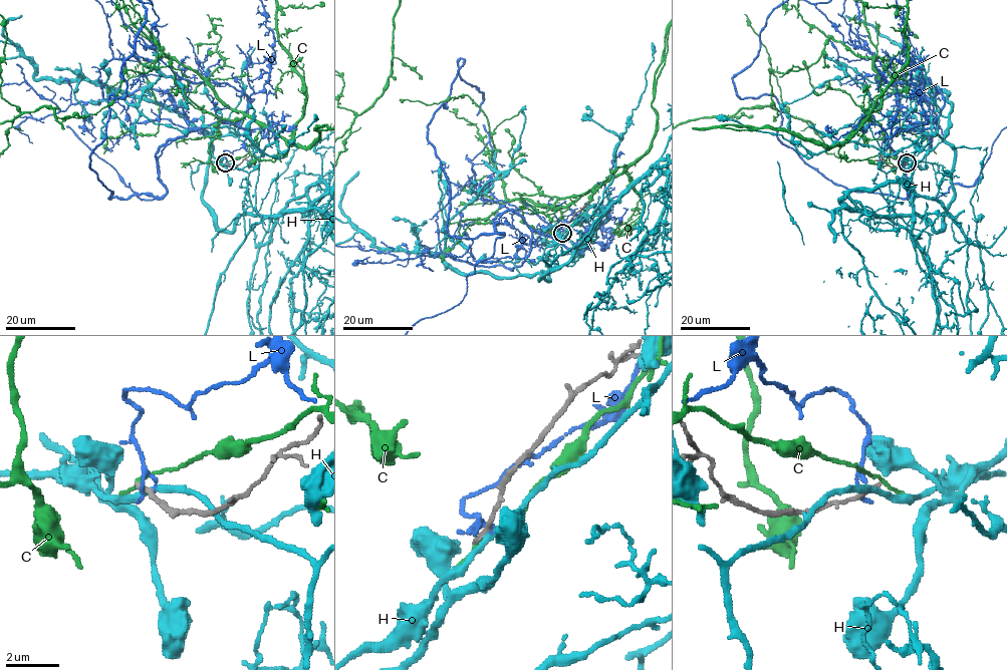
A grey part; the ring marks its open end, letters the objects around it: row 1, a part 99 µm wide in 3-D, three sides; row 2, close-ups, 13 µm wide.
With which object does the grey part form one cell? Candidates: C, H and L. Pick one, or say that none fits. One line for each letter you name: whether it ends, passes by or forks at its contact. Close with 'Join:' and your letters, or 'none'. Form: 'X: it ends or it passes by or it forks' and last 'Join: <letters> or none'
Join: none

